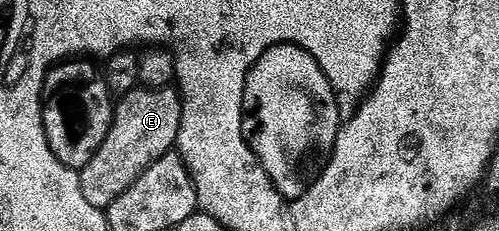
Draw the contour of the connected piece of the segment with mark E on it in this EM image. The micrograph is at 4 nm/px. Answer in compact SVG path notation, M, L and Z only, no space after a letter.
M138 88L124 95L116 103L113 123L107 132L107 140L103 140L103 148L95 152L91 164L79 171L87 204L108 210L112 202L119 200L119 196L123 196L123 192L127 192L127 188L131 188L131 184L135 184L135 180L155 164L155 160L178 145L180 136L181 95L176 89Z

